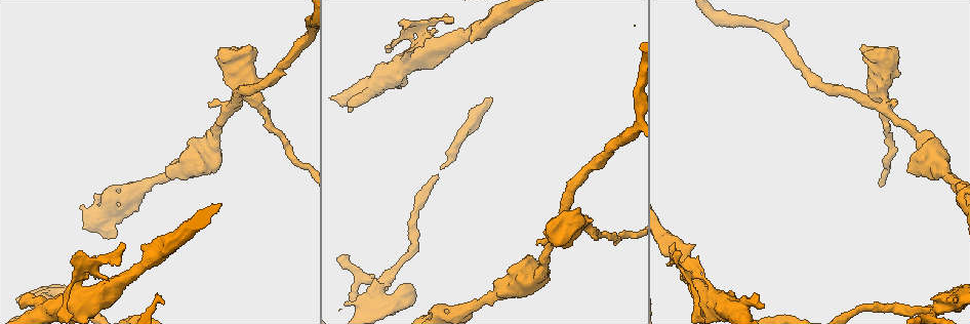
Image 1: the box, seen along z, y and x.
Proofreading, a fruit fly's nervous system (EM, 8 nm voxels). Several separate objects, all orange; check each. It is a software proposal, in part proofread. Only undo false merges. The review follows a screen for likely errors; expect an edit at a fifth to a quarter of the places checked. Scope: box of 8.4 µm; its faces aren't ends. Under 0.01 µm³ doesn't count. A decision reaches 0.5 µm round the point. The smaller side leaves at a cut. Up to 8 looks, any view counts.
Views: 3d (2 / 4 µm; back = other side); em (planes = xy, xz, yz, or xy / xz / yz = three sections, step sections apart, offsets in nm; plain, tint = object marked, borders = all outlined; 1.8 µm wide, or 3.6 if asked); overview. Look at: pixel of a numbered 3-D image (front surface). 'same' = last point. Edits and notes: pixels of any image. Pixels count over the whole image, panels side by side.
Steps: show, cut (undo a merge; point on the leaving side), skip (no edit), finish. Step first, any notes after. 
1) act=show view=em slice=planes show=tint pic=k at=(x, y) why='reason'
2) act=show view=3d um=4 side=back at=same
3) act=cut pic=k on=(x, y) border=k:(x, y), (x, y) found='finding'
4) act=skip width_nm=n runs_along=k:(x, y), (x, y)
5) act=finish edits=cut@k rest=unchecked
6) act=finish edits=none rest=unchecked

act=show view=3d um=2 pic=1 at=(34, 302) why='calibre changes'

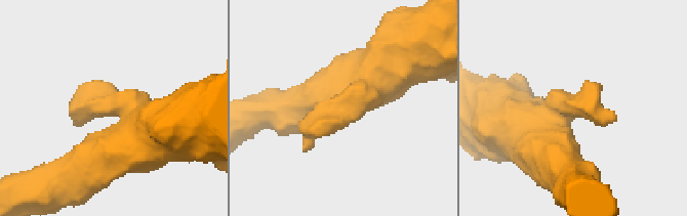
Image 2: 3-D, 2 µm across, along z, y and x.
act=show view=em um=3.6 slice=planes show=tint pic=2 at=(109, 103) why='need the tissue'

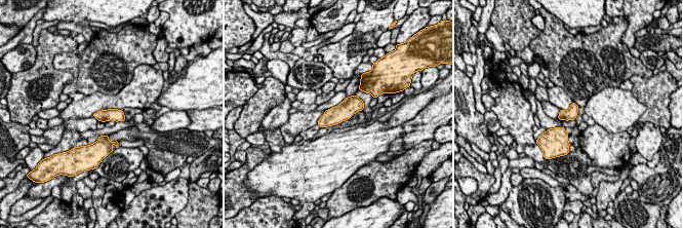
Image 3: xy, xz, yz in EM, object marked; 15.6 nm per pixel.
act=skip width_nm=180 found='all the same cell'

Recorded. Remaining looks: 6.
act=show view=3d um=2 pic=1 at=(414, 42) why='three-way junction'

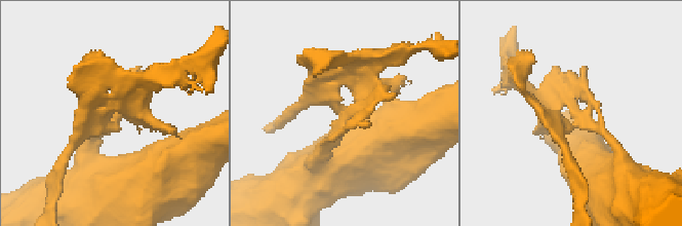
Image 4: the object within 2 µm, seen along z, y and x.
act=show view=em slice=planes show=tint pic=4 at=(344, 112)

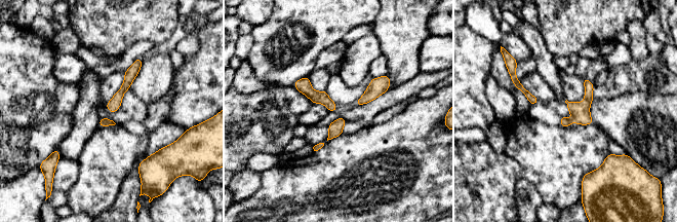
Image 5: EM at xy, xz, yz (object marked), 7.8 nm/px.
act=skip runs_along=5:(138, 61), (112, 109) found='one cell here'

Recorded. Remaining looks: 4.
act=show view=em um=3.6 slice=planes show=borders pic=1 at=(885, 111) why='branch point'

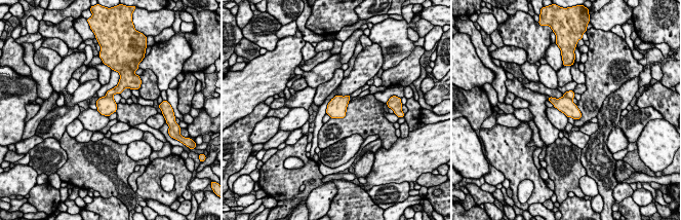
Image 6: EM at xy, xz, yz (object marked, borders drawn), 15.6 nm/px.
act=cut pic=6 on=(570, 94) border=6:(564, 95), (571, 100) found='a second cell is stuck on'

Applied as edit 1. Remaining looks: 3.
act=show view=em slice=yz step=8 show=tint pic=1 at=(946, 301) why='looks like a crossing'

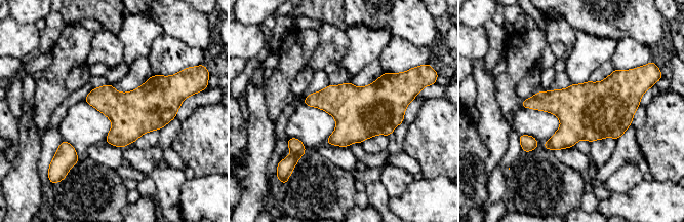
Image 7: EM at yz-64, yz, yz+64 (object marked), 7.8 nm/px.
act=show view=em slice=planes show=tint at=same

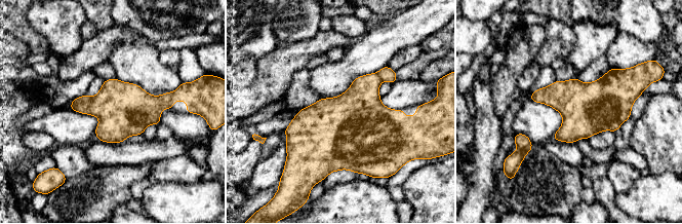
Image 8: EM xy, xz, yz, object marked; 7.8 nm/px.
act=cut pic=8 on=(361, 102) width_nm=400 border=8:(376, 73), (382, 80) found='two cells meet here'

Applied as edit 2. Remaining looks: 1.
act=finish edits=cut@6,cut@8 rest=unchecked

